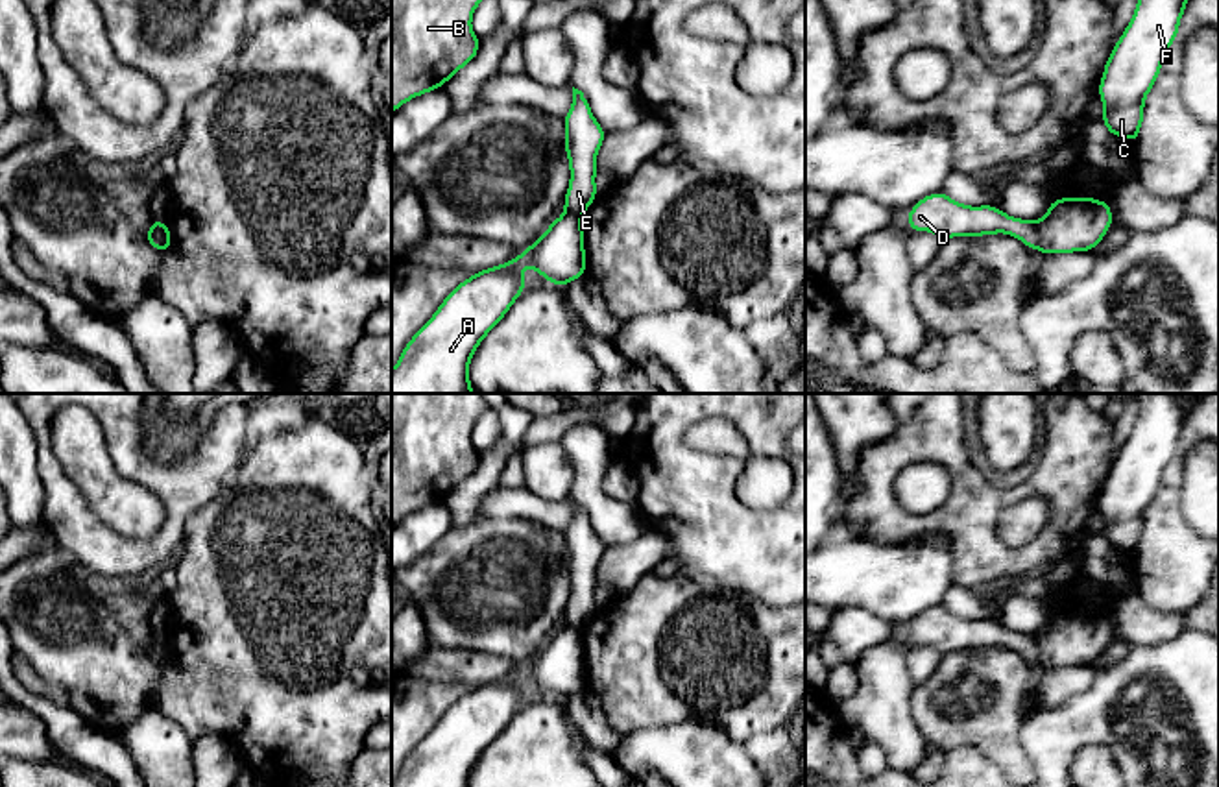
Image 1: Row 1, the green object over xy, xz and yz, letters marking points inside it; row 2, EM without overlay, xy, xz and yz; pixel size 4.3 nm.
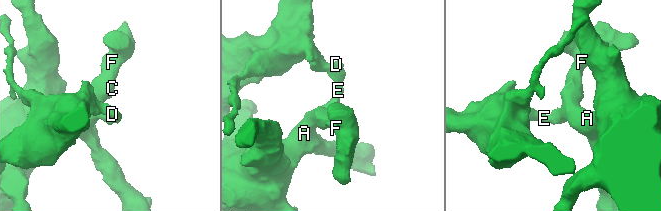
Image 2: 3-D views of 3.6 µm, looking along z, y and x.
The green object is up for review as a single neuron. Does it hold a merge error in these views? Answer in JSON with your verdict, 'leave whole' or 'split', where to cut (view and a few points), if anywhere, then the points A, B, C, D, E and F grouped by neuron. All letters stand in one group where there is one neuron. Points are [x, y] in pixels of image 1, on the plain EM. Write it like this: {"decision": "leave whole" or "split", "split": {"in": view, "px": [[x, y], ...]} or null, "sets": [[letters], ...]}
{"decision": "split", "split": {"in": "xy", "px": [[161, 636], [159, 664]]}, "sets": [["A", "C", "F"], ["B", "D", "E"]]}

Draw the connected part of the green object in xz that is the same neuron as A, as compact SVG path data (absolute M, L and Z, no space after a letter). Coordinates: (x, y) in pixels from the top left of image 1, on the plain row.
M561 628L517 672L462 695L404 759L392 787L467 787L478 757L526 704L525 680L560 700L584 691L582 632Z

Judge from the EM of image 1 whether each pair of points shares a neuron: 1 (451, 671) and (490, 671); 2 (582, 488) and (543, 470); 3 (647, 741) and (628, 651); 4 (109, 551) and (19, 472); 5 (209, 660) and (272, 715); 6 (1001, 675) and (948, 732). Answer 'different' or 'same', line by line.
1: same
2: different
3: different
4: different
5: same
6: same

